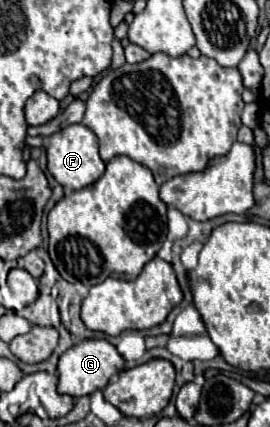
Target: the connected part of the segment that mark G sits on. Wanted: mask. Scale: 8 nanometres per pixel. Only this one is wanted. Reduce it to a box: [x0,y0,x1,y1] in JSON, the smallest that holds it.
[57,340,125,398]

